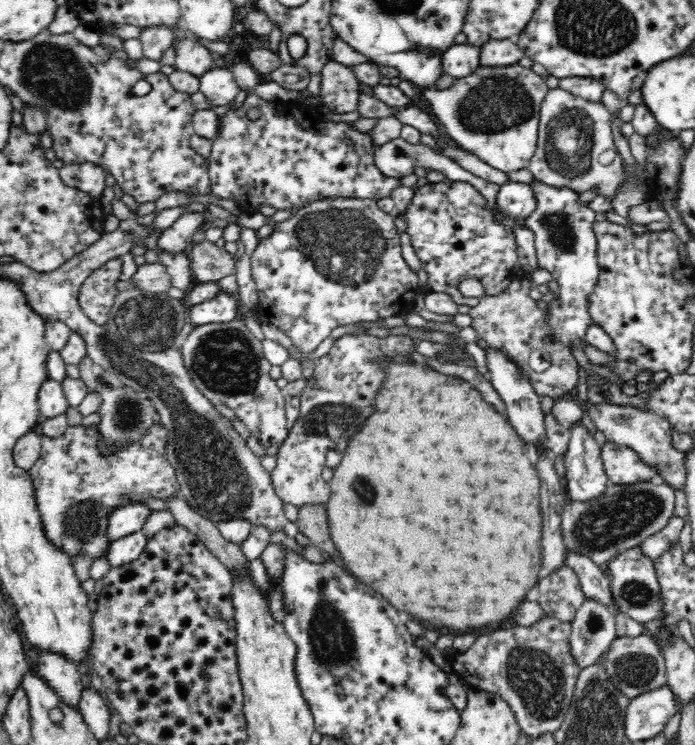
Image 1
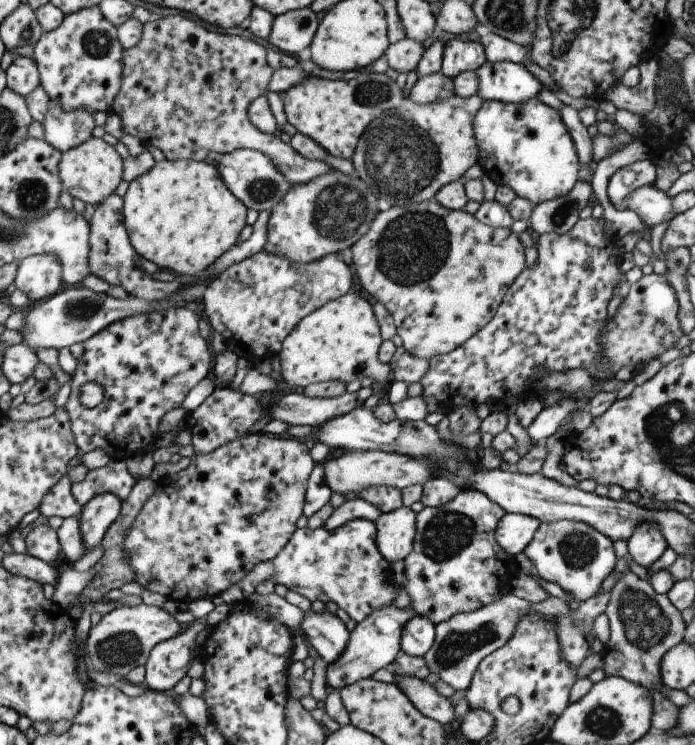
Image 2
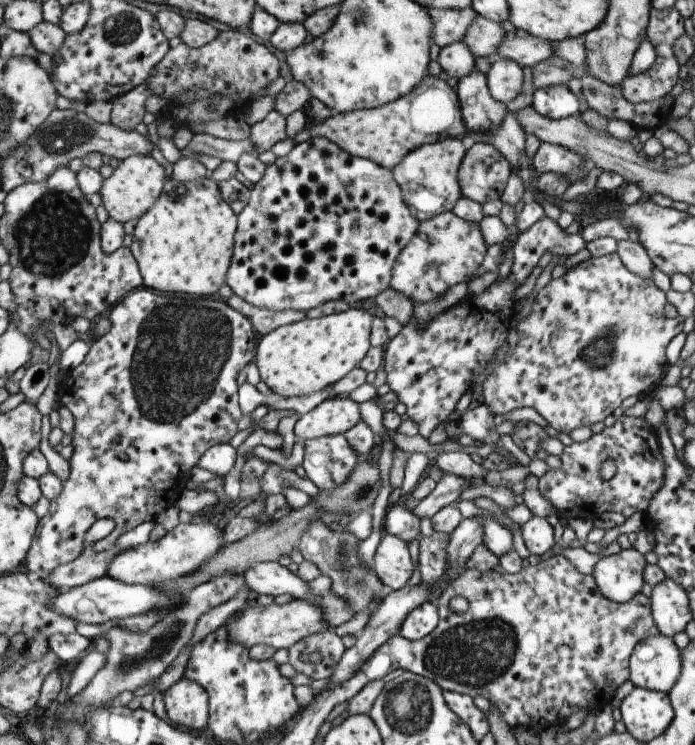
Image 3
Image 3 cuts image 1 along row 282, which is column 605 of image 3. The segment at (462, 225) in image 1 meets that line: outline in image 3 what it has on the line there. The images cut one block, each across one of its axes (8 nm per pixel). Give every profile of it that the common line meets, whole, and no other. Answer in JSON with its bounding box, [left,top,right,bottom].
[537,415,664,521]

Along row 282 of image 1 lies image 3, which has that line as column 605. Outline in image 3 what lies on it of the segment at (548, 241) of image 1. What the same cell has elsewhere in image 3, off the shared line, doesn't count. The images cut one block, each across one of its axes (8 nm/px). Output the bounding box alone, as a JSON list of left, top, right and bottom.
[591,546,646,603]

